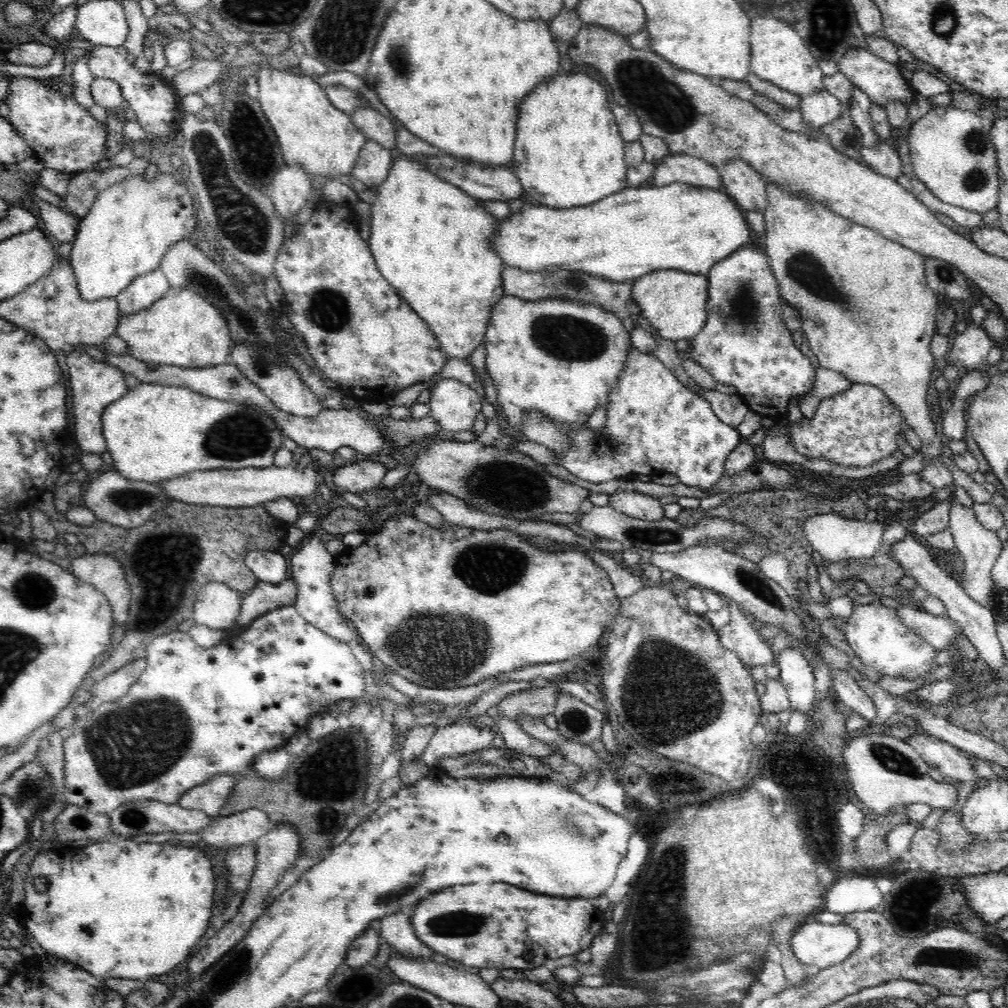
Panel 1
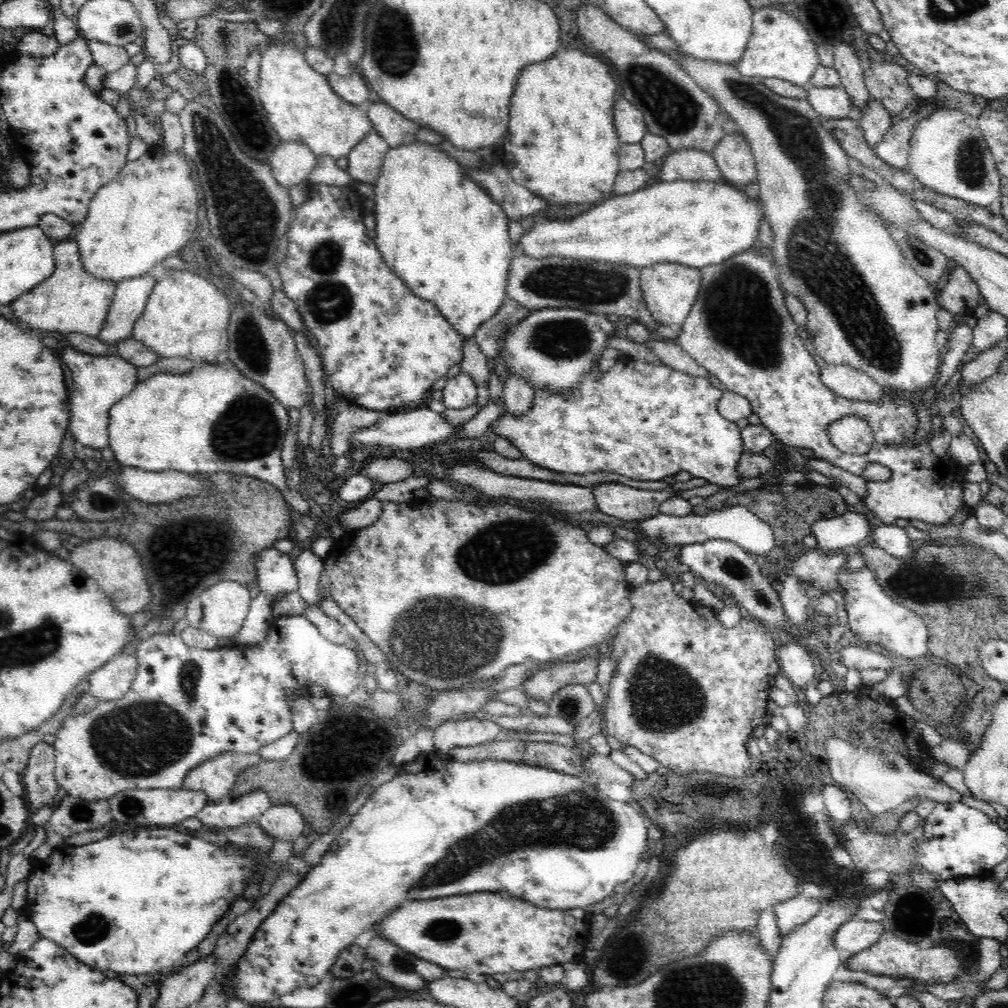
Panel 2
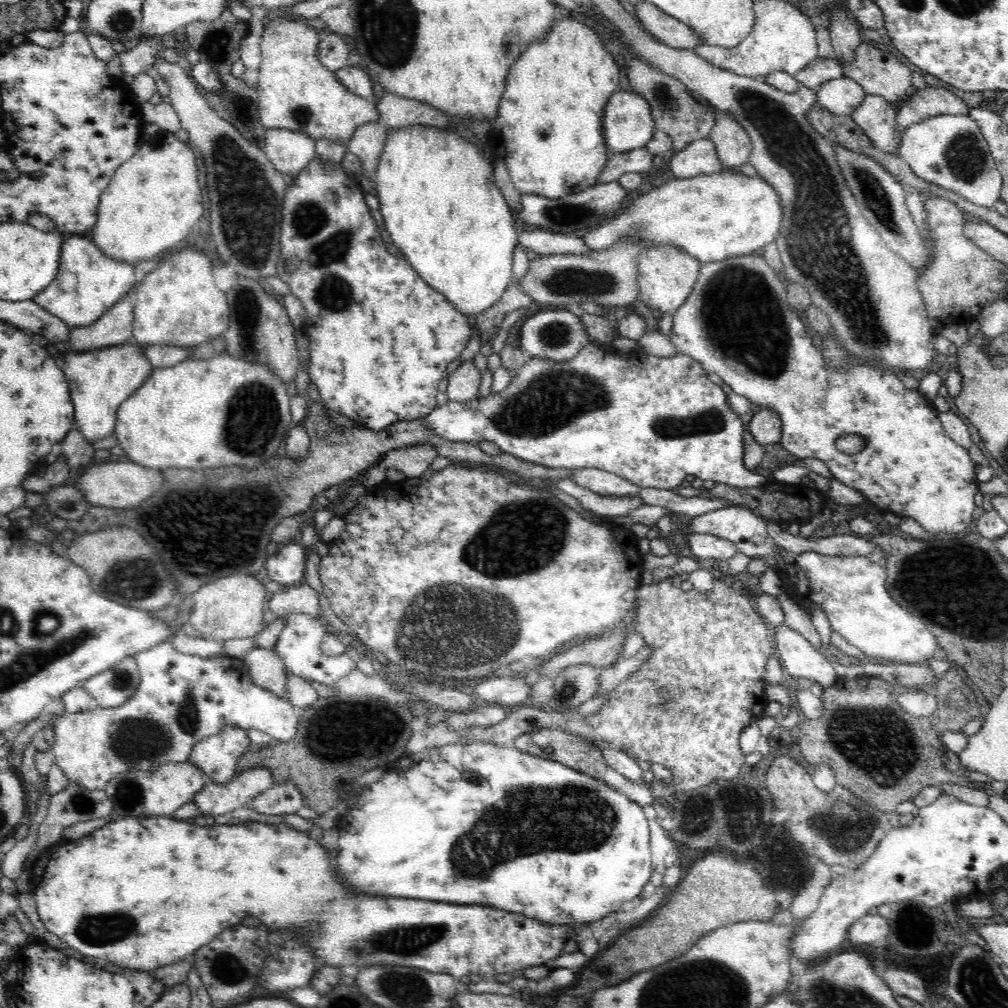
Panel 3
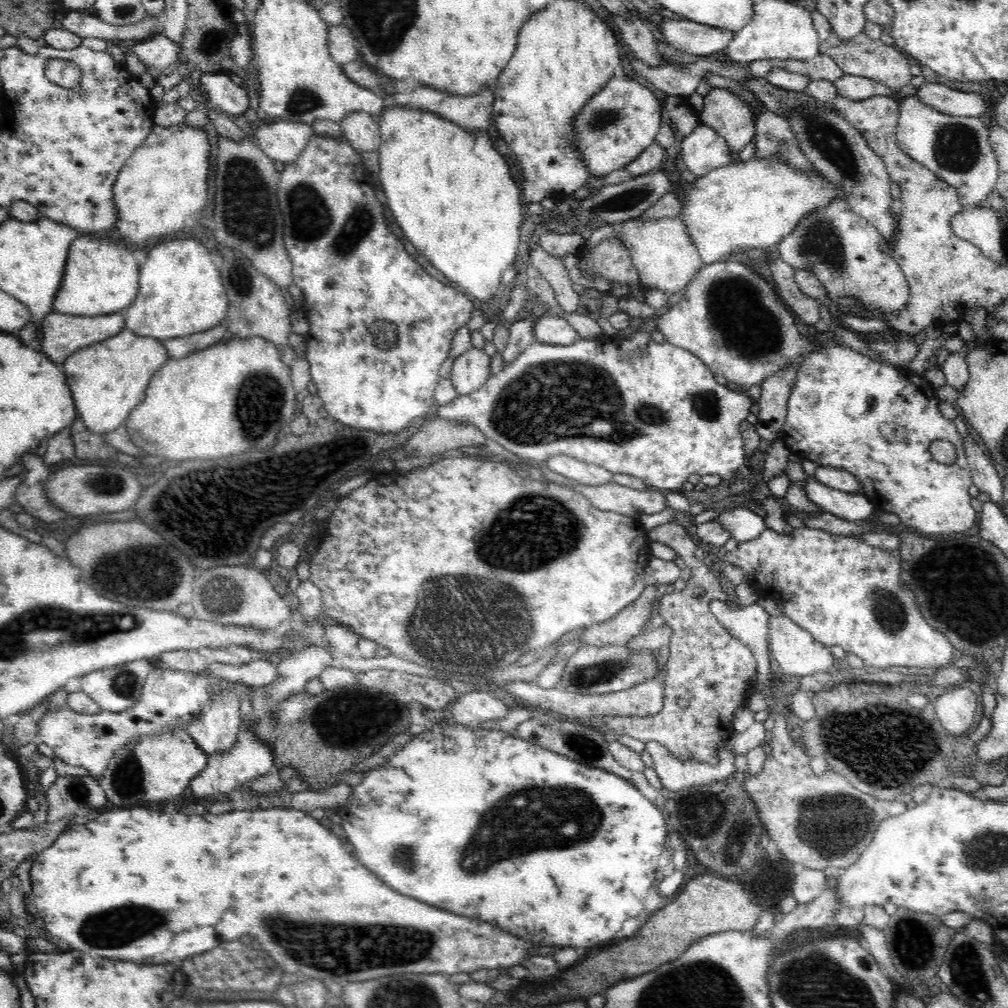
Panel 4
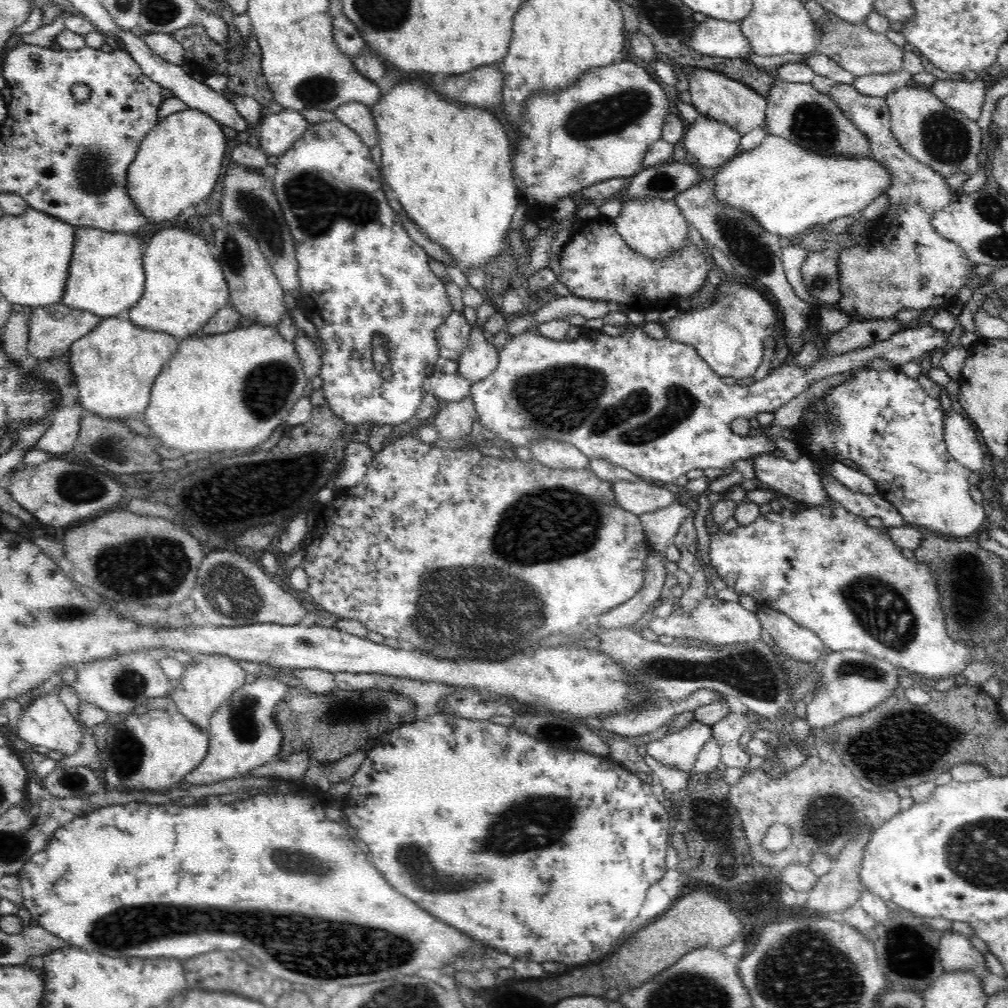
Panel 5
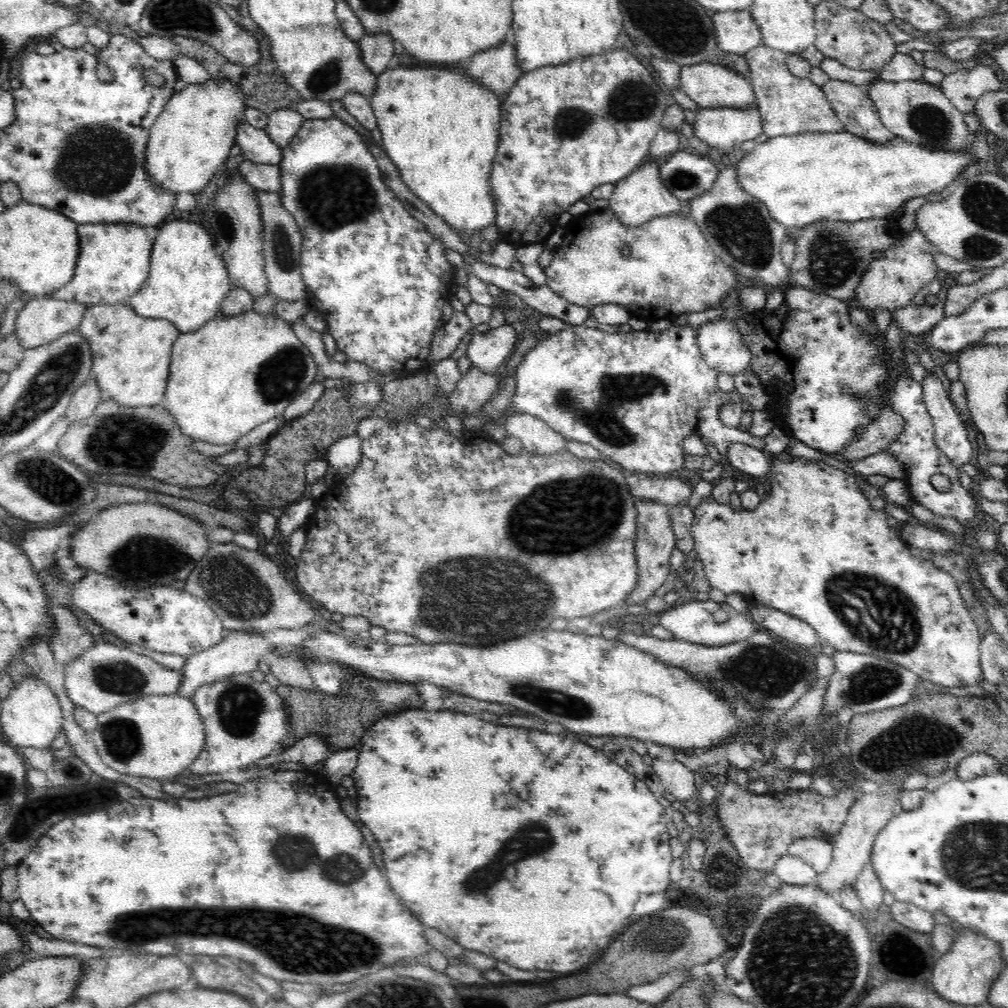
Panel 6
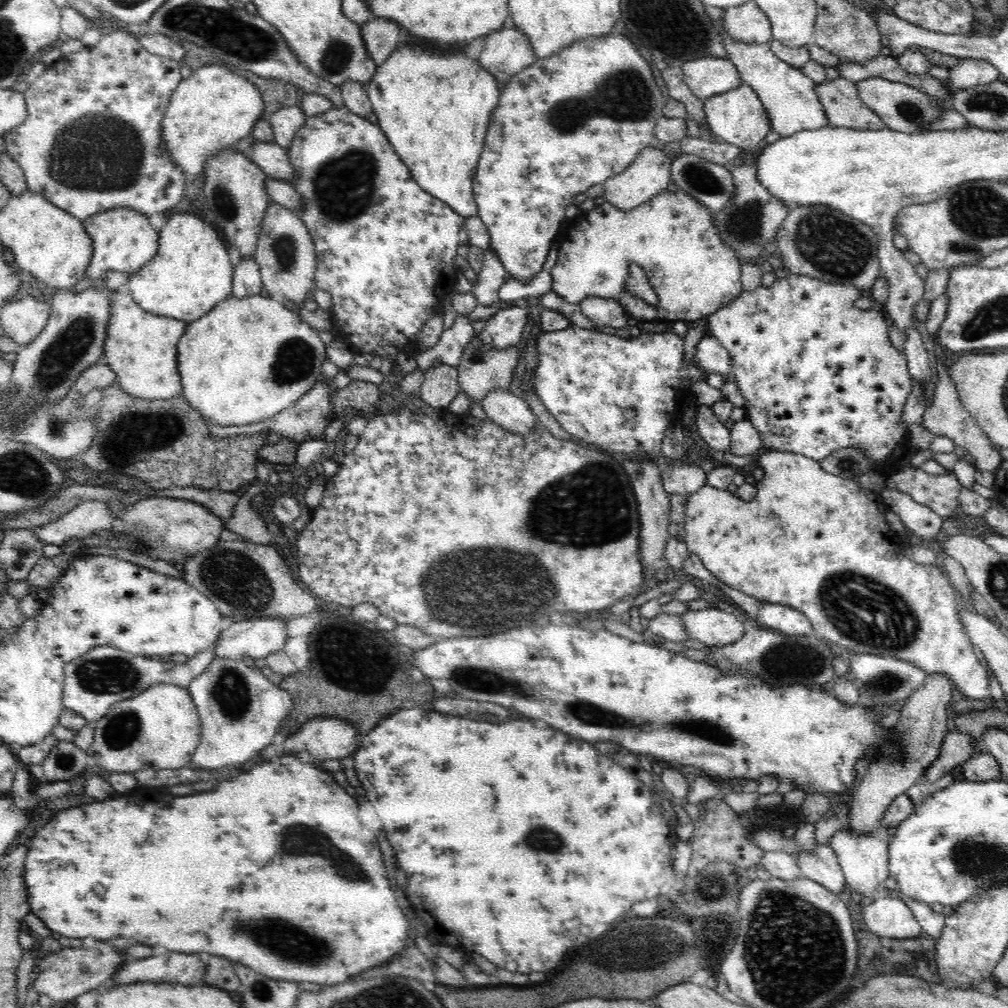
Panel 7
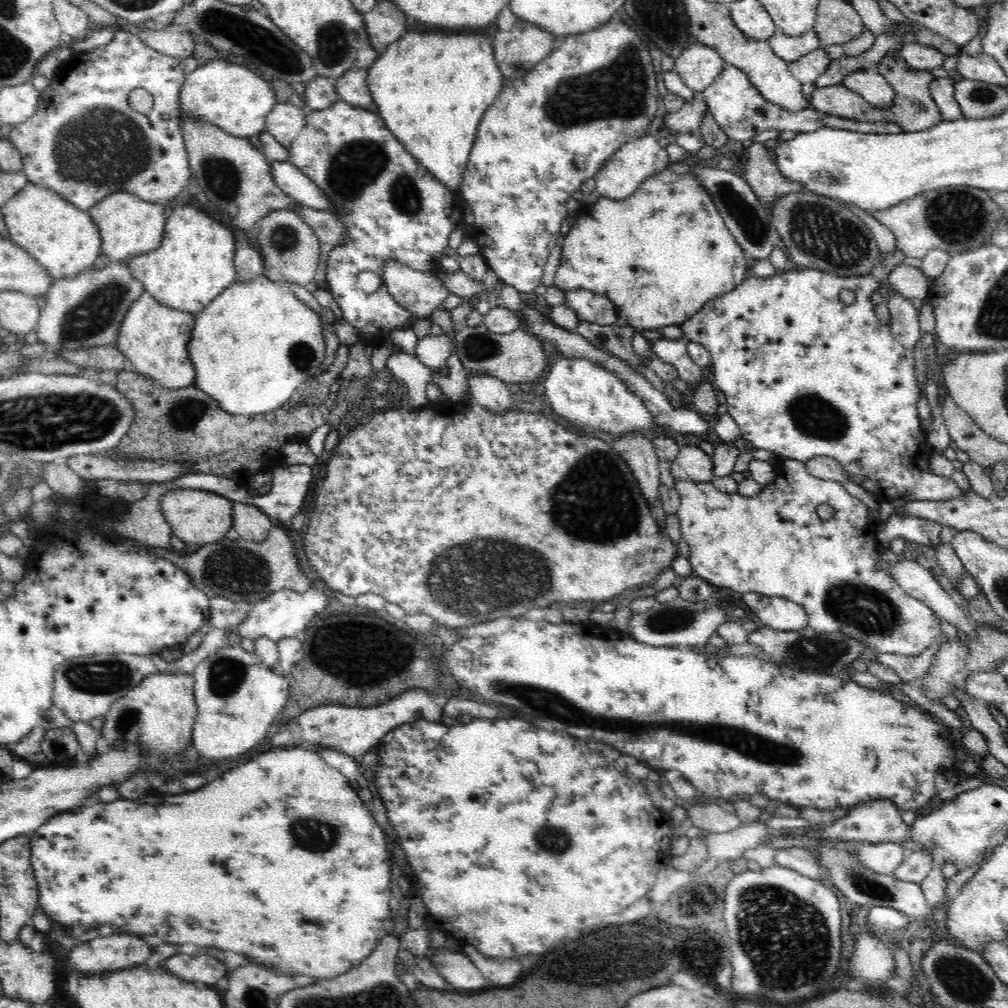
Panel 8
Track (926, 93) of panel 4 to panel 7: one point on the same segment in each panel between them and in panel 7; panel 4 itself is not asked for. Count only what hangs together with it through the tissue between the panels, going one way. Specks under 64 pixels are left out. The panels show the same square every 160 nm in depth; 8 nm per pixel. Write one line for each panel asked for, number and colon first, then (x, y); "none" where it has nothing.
5: (967, 96)
6: (963, 88)
7: (969, 72)

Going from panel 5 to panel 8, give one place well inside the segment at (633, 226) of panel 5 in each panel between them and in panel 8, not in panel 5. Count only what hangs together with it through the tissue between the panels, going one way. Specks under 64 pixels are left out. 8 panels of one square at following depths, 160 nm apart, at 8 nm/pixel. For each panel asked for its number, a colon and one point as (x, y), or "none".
6: (640, 197)
7: (650, 174)
8: (635, 162)

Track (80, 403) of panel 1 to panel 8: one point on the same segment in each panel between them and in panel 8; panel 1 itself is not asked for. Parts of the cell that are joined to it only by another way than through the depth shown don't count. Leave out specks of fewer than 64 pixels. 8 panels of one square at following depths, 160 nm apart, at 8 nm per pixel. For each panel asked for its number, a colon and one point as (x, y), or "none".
2: (98, 382)
3: (100, 380)
4: (107, 380)
5: (114, 367)
6: (132, 354)
7: (141, 348)
8: (154, 338)

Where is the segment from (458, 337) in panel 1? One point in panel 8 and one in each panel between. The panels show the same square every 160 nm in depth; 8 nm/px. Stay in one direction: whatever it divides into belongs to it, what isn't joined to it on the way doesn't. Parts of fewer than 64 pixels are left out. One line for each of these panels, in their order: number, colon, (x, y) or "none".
2: (441, 233)
3: (436, 190)
4: (454, 196)
5: (449, 165)
6: (440, 128)
7: (434, 106)
8: (432, 89)

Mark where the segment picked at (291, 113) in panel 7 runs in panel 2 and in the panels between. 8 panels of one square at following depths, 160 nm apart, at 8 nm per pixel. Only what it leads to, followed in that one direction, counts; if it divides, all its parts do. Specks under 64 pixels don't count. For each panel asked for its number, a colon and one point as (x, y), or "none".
2: (292, 162)
3: (290, 151)
4: (284, 140)
5: (278, 132)
6: (283, 124)

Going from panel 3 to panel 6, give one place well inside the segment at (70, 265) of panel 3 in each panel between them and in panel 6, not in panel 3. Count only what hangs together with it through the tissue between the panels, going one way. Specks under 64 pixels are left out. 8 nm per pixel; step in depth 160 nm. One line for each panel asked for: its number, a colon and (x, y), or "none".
4: (101, 277)
5: (106, 276)
6: (113, 263)

